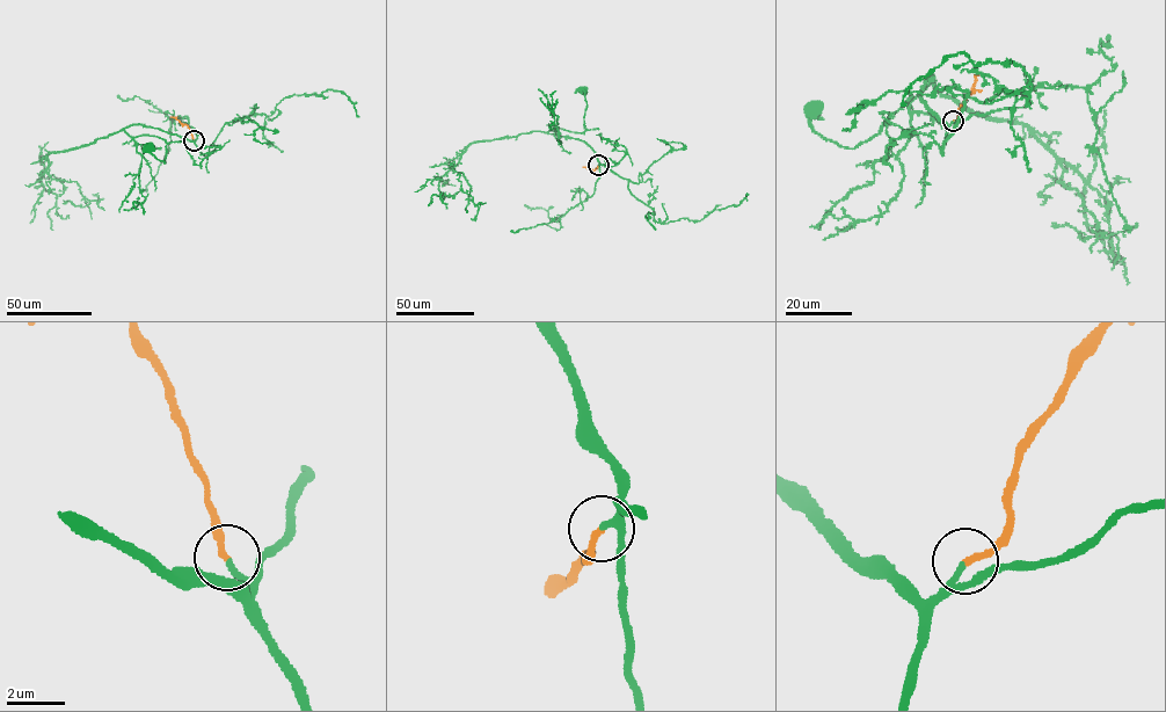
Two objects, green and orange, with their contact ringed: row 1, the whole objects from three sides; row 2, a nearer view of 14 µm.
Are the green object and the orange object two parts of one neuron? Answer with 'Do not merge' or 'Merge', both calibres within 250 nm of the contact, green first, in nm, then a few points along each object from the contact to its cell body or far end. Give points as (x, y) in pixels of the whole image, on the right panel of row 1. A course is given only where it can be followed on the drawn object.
Merge. Thickness 200 nm (green) against 200 nm. Course of green: (953, 121), (940, 122), (920, 96), (933, 74), (882, 130), (853, 149), (818, 135), (810, 122), (811, 108). Course of orange: (953, 121), (964, 97), (974, 89), (977, 73)

